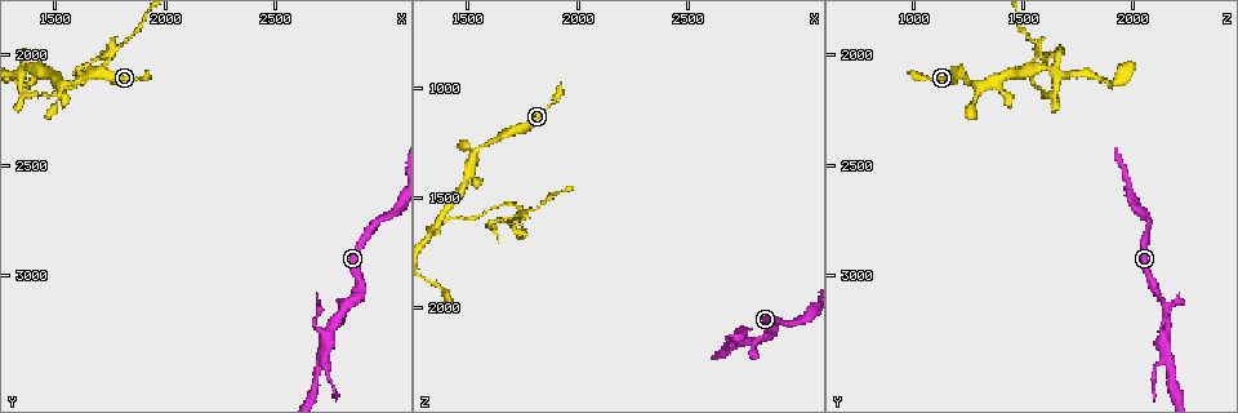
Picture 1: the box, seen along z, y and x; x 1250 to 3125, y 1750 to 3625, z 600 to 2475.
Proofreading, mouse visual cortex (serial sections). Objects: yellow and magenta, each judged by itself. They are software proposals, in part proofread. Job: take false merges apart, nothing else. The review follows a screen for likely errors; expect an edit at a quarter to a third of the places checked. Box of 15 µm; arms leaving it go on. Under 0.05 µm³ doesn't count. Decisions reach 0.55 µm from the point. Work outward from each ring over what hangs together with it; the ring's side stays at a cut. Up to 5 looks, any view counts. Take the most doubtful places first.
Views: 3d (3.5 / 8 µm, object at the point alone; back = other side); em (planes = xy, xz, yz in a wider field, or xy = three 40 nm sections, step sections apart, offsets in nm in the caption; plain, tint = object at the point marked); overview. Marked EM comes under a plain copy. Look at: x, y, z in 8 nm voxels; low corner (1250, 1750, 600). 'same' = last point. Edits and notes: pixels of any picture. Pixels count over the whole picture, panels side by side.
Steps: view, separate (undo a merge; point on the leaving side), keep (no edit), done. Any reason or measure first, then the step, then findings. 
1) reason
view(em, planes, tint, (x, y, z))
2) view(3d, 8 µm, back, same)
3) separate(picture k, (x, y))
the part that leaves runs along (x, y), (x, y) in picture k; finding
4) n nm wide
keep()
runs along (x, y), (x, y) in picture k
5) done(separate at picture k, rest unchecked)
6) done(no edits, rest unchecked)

sharp bend
view(3d, 3.5 µm, (1540, 2140, 1300))

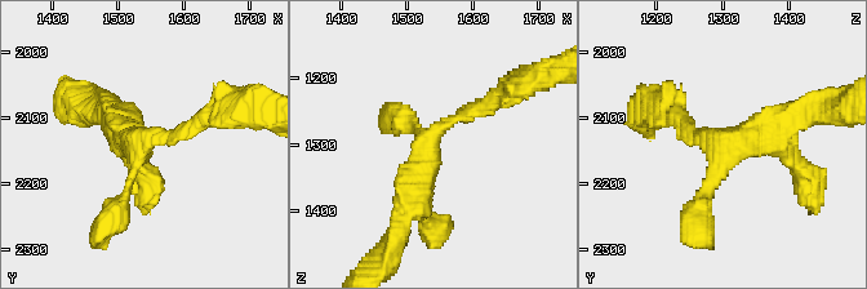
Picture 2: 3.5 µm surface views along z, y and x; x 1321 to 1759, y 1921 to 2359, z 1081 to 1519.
arms of 200, 200, 400 nm
keep()
runs along (493, 99), (434, 133), (401, 212) in picture 2; one cell here

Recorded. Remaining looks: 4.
arms part here
view(3d, 3.5 µm, (2720, 3380, 2150))

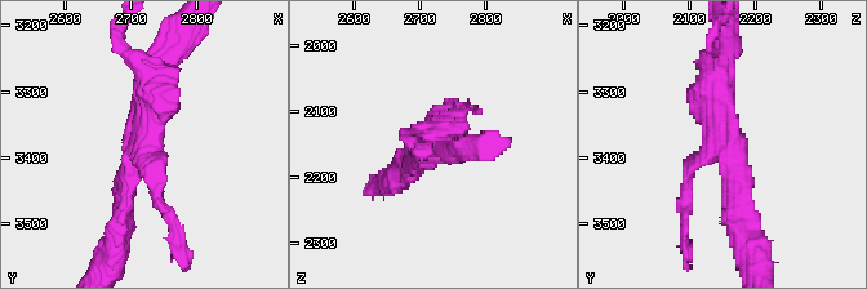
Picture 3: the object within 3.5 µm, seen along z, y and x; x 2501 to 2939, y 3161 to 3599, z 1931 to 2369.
view(em, xy, step 3, tint, (2715, 3370, 2155))

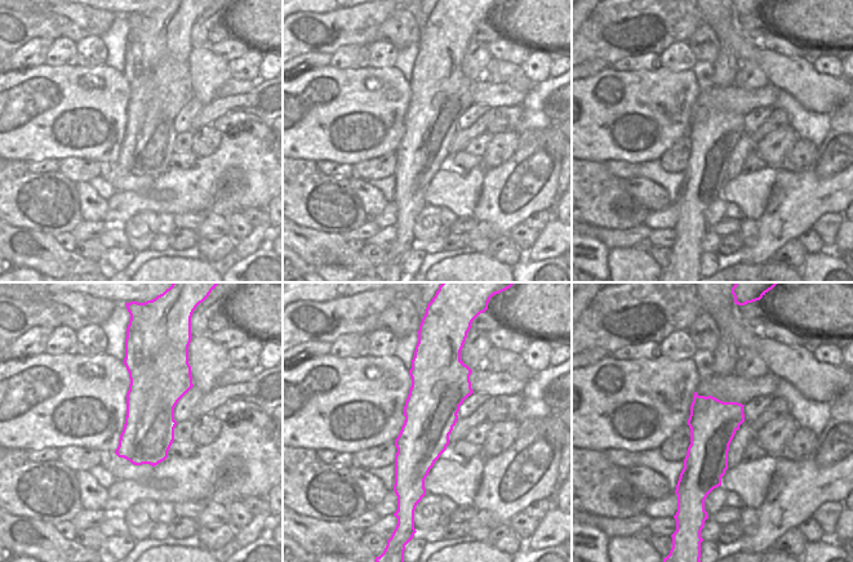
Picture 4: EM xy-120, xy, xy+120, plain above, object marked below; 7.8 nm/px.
separate(picture 3, (160, 165))
a second cell is stuck on

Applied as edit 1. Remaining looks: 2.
done(separate at picture 3, rest unchecked)

